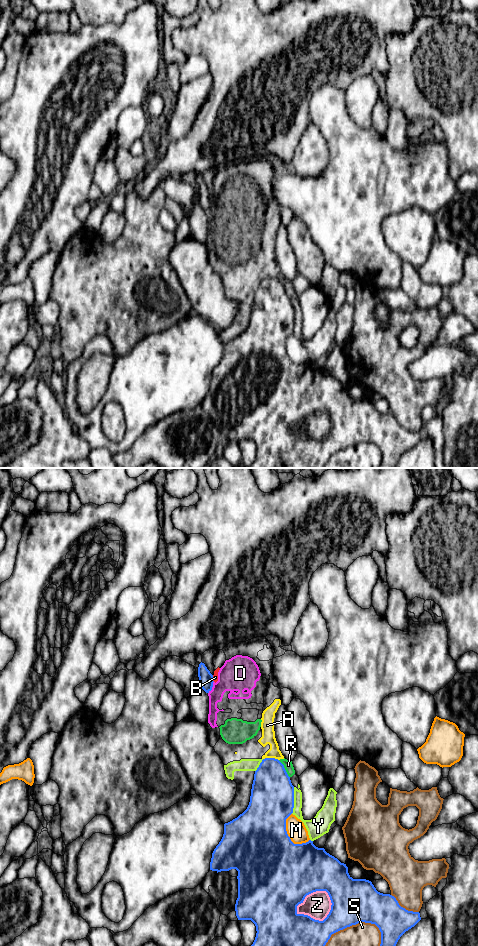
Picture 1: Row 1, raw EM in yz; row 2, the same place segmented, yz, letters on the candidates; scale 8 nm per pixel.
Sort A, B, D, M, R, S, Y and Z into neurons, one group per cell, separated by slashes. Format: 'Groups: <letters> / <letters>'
Groups: A B D R Y / M / S / Z

